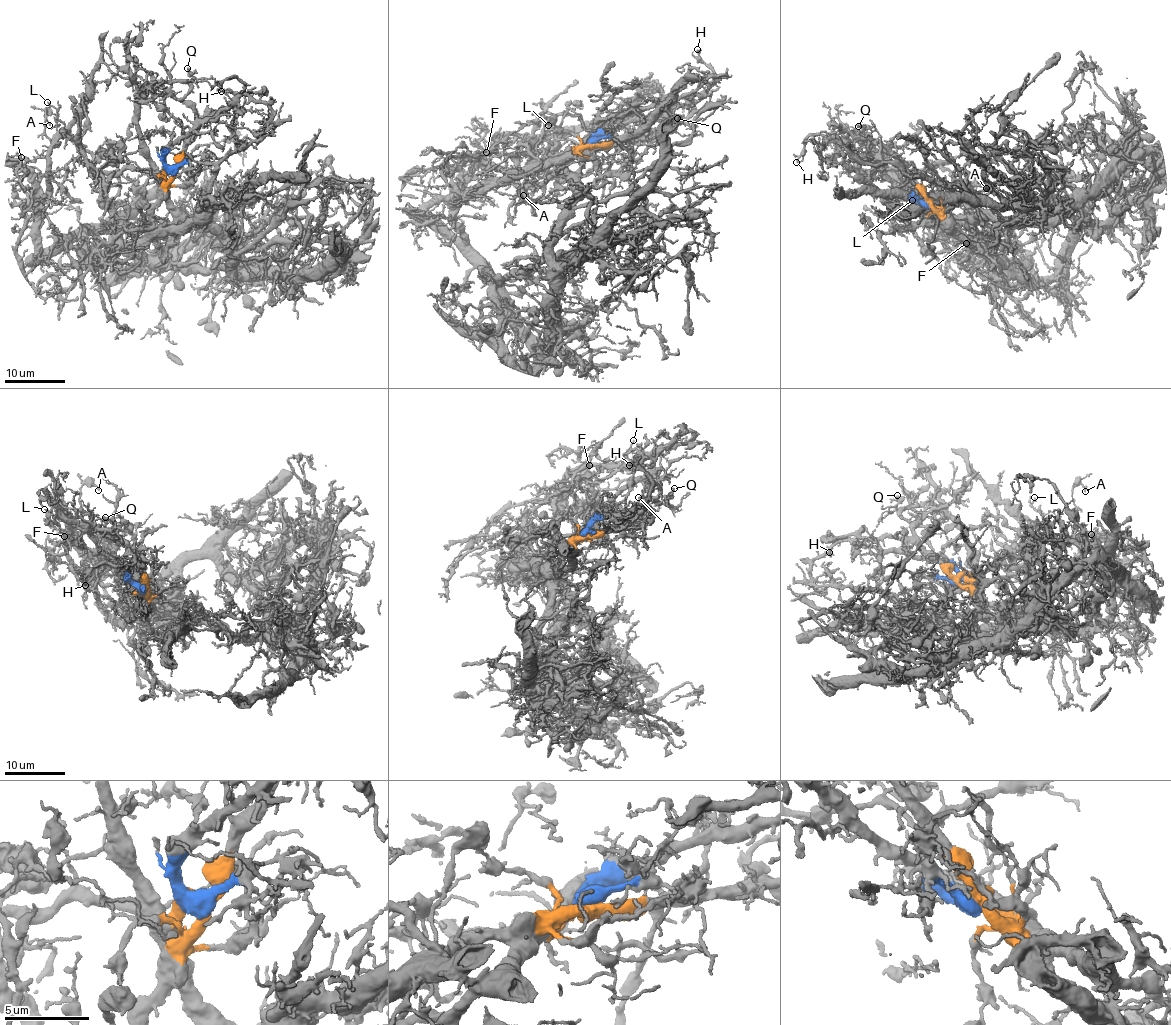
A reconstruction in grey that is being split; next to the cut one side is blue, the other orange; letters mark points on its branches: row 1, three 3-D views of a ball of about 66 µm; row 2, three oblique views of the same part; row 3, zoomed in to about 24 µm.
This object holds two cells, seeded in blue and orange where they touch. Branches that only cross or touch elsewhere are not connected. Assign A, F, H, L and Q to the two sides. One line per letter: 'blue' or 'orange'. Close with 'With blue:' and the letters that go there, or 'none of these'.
A: orange
F: orange
H: blue
L: orange
Q: orange
With blue: H

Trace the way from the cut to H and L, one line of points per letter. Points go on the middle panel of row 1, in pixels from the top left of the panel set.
H: (591, 142), (594, 137), (612, 128), (699, 99), (713, 83), (713, 70), (703, 62), (697, 49)
L: (591, 142), (518, 174), (481, 181), (462, 191), (460, 168), (490, 142), (511, 134), (536, 139), (548, 125)

